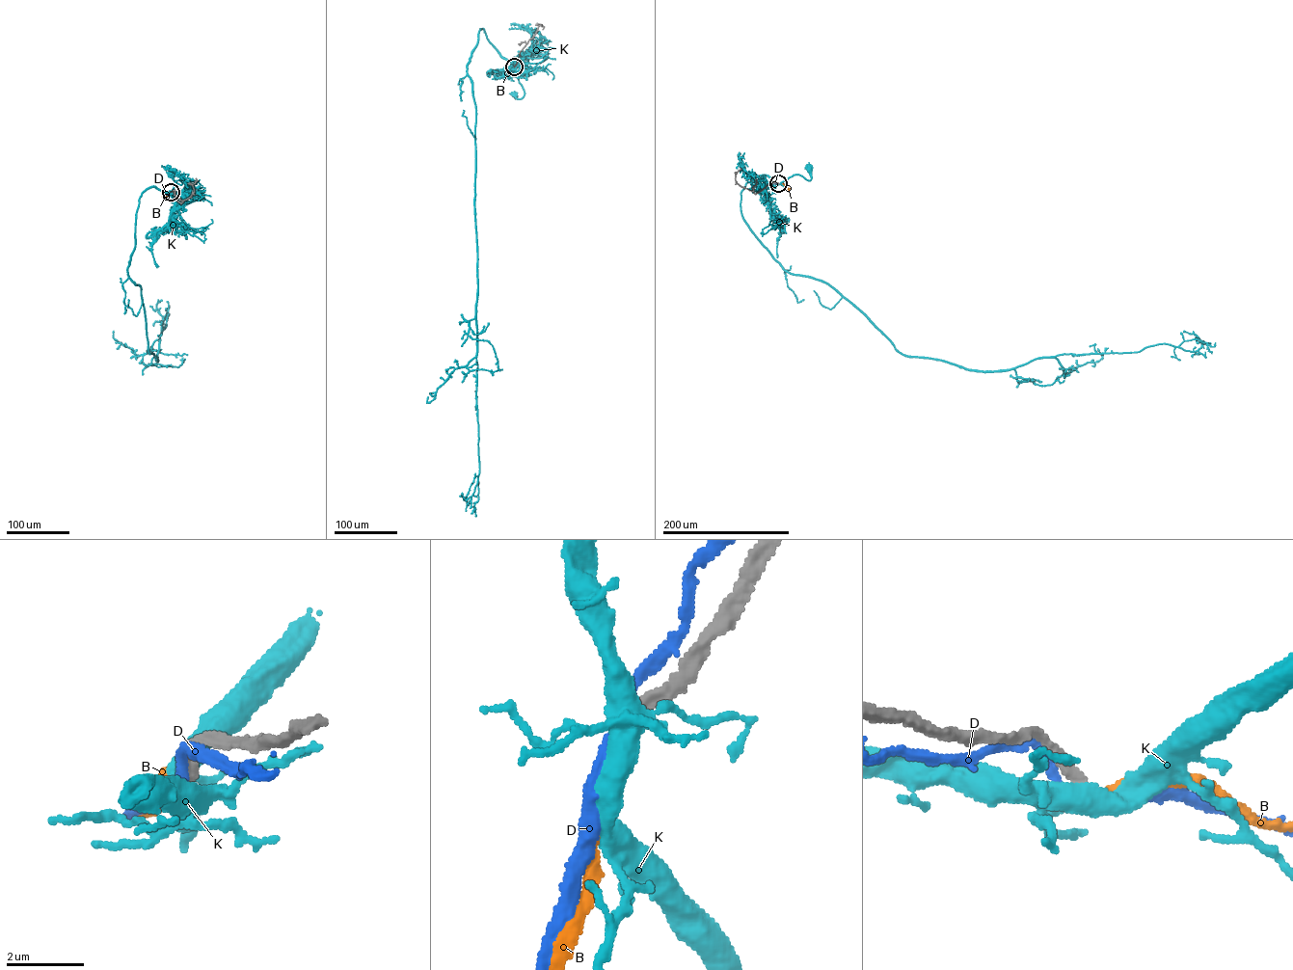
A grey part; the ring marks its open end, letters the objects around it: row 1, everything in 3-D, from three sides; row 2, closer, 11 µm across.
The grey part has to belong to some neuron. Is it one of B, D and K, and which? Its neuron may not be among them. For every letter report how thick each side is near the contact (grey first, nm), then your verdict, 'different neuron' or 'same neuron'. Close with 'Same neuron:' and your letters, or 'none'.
B: 240 nm thick on the grey side, 190 nm on the other; same neuron
D: 360 nm thick on the grey side, 240 nm on the other; different neuron
K: 280 nm thick on the grey side, 550 nm on the other; different neuron
Same neuron: B

